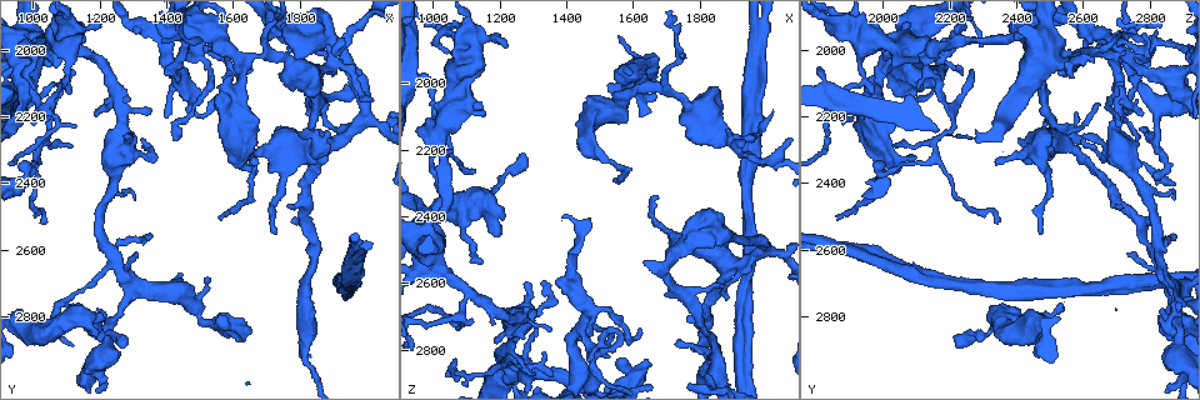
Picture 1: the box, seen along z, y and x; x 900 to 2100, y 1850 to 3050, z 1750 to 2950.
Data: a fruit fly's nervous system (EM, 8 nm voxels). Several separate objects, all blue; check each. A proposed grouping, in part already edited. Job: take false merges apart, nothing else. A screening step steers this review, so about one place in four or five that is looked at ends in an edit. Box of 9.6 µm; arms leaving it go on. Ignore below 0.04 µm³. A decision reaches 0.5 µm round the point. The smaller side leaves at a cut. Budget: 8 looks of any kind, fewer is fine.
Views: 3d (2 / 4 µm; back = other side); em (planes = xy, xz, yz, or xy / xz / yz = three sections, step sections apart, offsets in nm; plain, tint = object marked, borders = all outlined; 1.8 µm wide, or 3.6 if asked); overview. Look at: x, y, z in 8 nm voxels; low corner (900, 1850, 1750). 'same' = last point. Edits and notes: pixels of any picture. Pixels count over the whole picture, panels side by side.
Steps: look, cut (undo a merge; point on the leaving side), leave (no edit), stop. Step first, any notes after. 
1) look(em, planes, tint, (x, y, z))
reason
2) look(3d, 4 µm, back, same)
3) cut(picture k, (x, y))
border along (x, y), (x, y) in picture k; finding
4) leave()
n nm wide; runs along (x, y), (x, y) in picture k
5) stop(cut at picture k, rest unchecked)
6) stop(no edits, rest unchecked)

look(em, 3.6 µm, planes, tint, (1320, 2710, 2860))
three arms meet

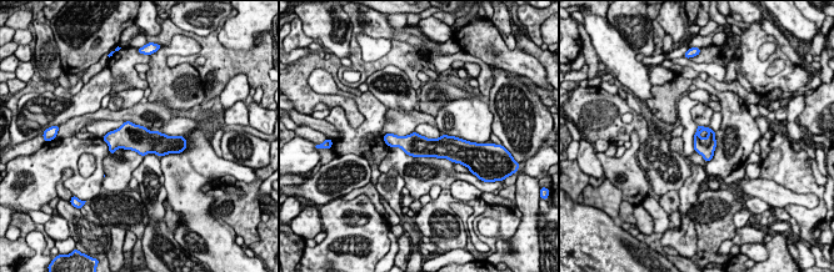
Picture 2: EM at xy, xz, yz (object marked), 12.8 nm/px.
leave()
one neuron here

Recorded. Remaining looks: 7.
look(em, planes, borders, (1030, 1990, 2150))
a fork

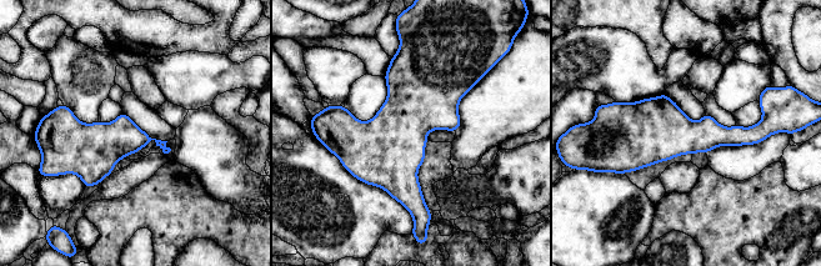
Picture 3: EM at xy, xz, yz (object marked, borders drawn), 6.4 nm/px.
leave()
one neuron here

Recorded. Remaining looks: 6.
look(em, yz, step 4, tint, (980, 2370, 2000))
sudden change in width

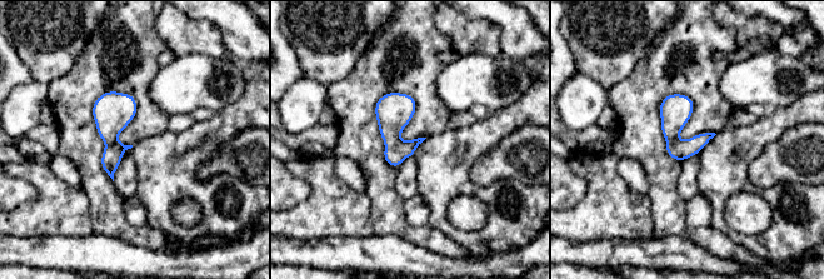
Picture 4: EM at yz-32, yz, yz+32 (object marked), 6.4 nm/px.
look(em, planes, tint, same)
cut it another way

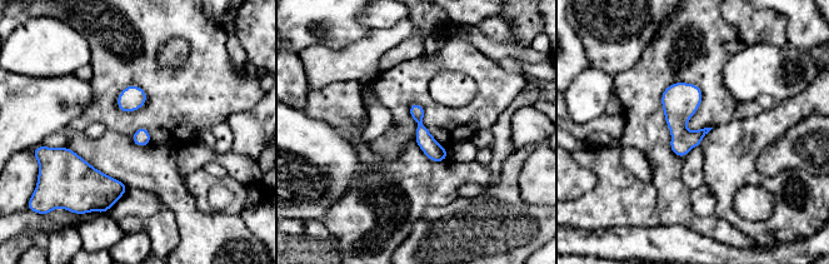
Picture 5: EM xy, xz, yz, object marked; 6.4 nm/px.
leave()
runs along (414, 106), (423, 137), (443, 155) in picture 5; one neuron here

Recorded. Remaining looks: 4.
stop(no edits, rest unchecked)

